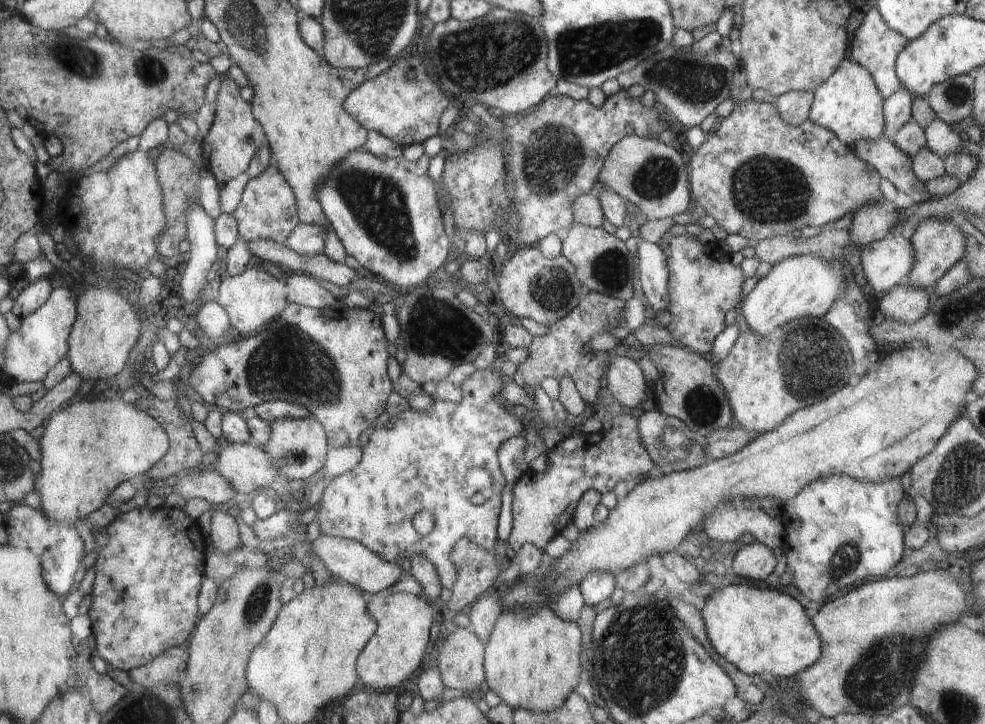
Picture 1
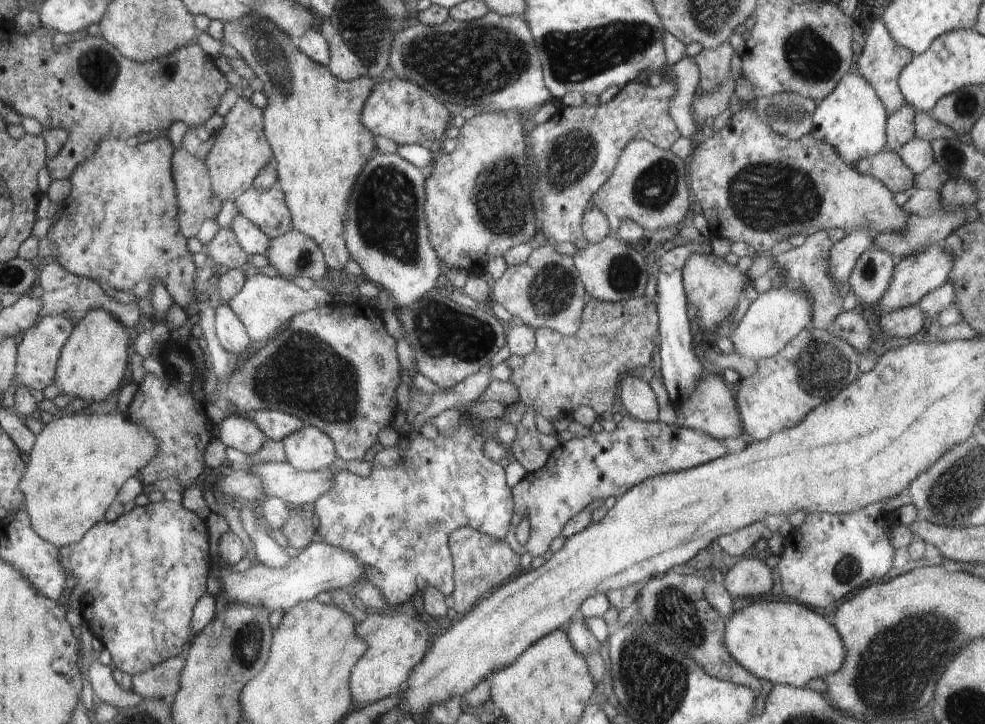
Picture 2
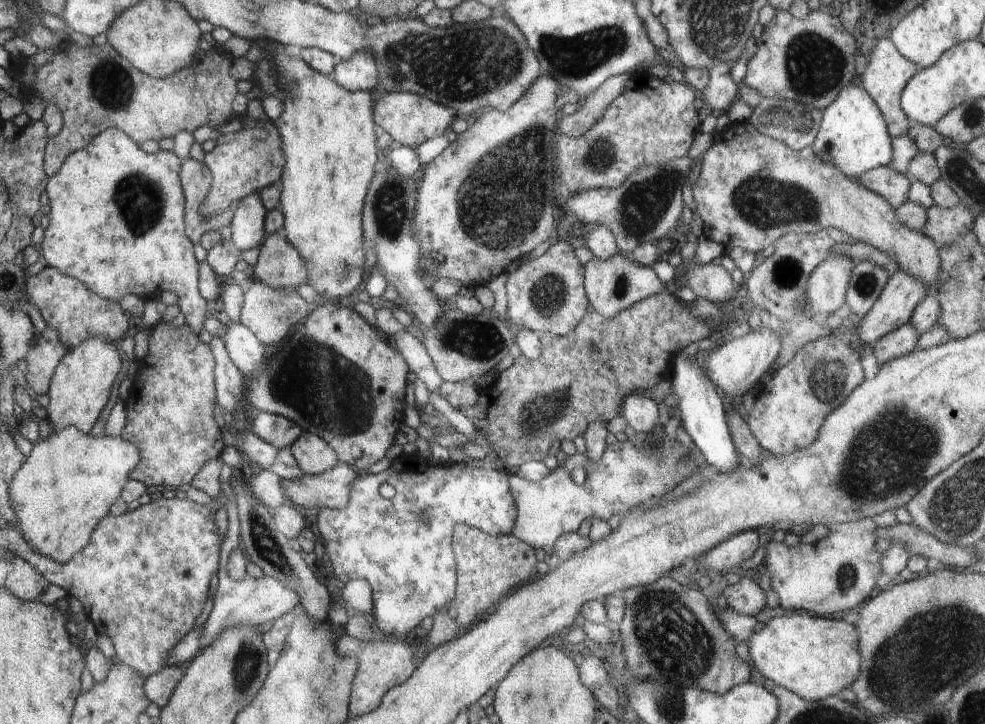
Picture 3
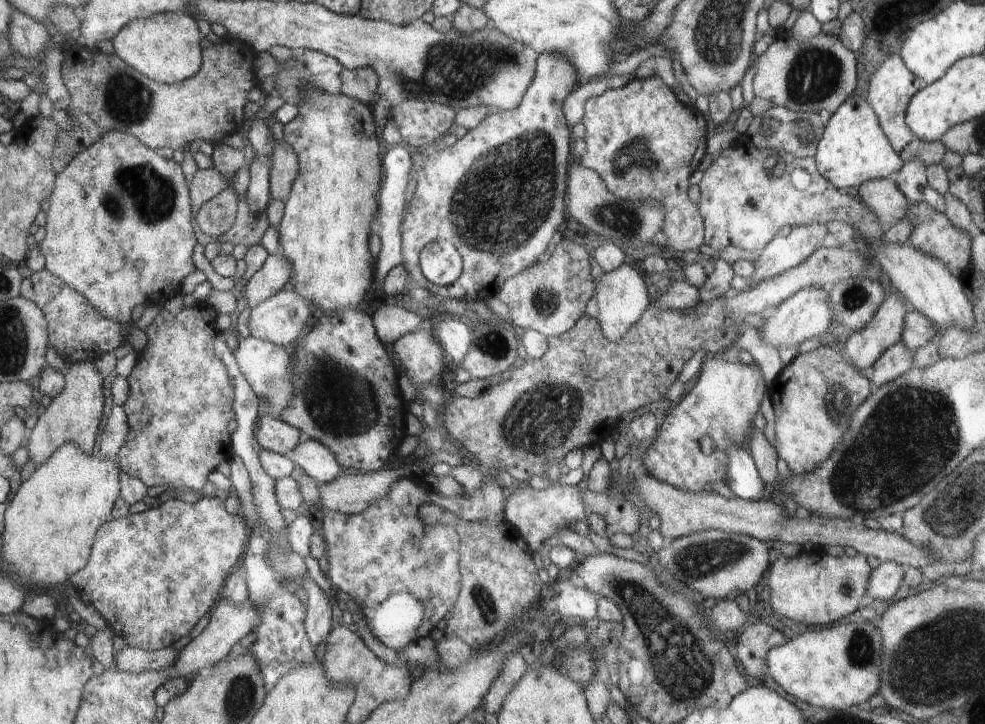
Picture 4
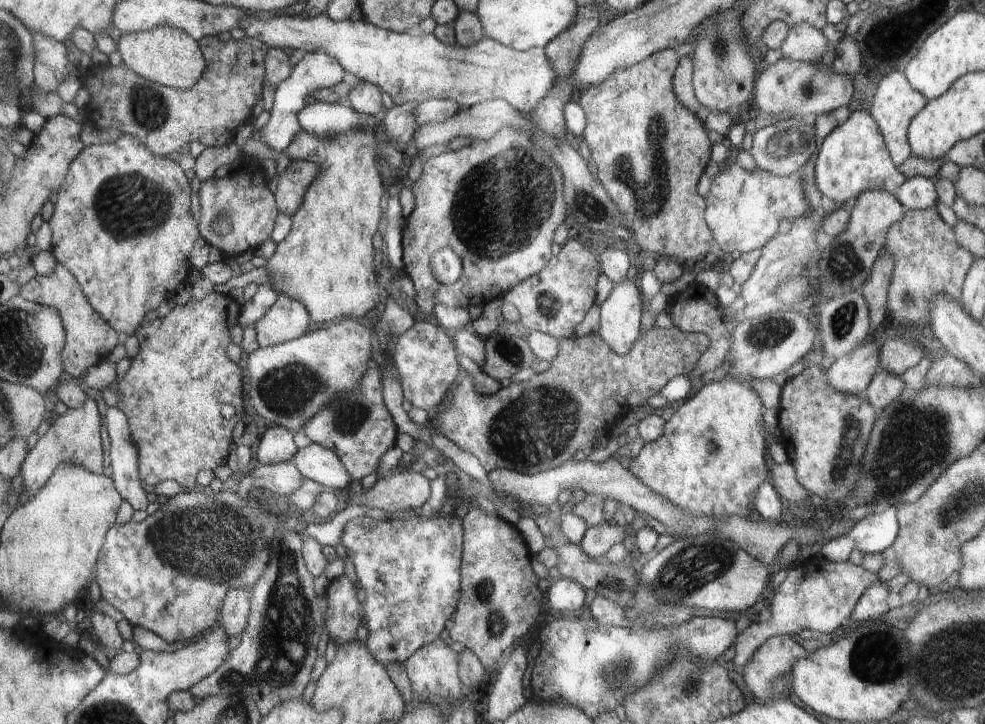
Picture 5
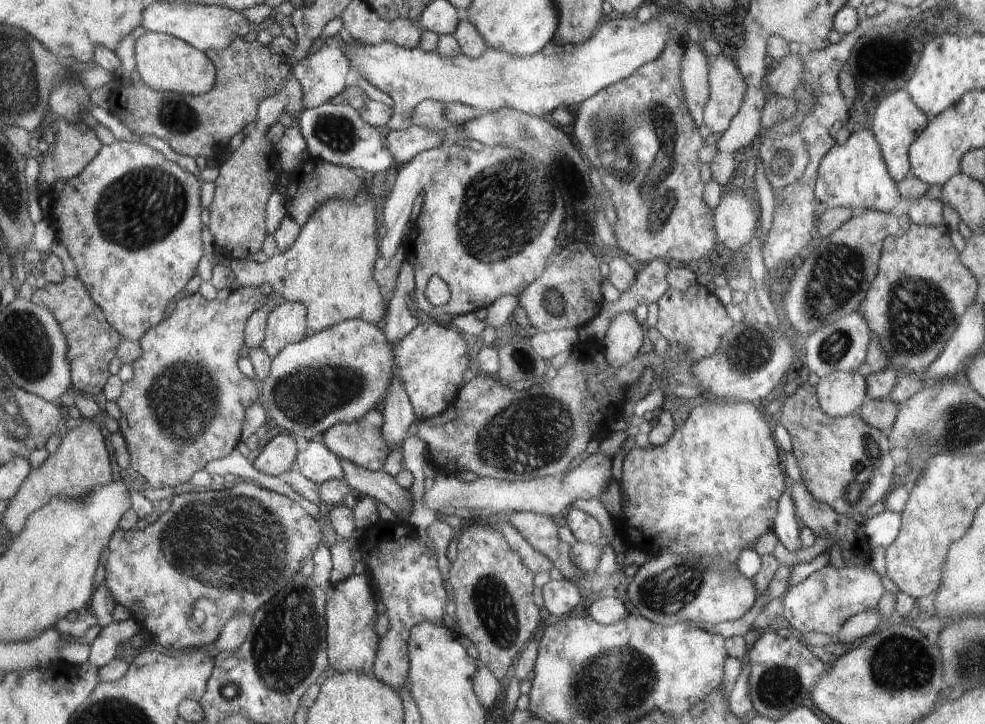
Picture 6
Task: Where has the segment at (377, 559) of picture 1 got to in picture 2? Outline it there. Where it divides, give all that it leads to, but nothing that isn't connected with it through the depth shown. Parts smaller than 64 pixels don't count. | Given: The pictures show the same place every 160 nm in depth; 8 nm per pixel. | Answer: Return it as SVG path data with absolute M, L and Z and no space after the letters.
M319 538L313 540L302 551L294 551L290 558L292 558L290 564L282 568L256 564L244 572L229 572L222 567L219 574L222 581L219 602L226 601L228 604L242 602L266 608L268 612L282 610L286 613L286 610L290 610L298 602L315 599L319 592L330 593L334 588L353 589L366 576L352 552L330 545Z

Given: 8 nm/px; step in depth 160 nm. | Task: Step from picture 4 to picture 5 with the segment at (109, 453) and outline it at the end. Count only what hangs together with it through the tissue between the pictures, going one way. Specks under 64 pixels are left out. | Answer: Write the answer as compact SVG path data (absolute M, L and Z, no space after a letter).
M116 406L108 407L105 421L111 442L111 479L123 500L128 501L134 510L145 510L149 503L147 494L140 485L138 447L130 437L128 419Z

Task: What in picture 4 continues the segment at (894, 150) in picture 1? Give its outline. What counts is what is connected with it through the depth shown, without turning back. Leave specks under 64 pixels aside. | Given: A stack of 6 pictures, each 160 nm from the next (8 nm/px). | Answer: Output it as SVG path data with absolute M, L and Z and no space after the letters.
M892 178L862 183L855 194L873 211L882 228L894 226L908 214L908 200Z

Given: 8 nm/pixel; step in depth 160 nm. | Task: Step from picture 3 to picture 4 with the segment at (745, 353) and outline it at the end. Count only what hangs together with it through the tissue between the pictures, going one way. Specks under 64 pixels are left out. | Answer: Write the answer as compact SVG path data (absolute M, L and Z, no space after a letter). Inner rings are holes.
M707 355L702 361L696 386L679 400L673 403L674 409L663 419L662 430L658 432L654 443L650 444L646 454L645 467L649 475L659 482L664 482L680 490L688 492L713 492L714 484L726 483L726 470L728 470L728 446L742 446L754 416L760 410L760 402L764 398L764 378L759 362L750 360L734 360L728 362L717 355ZM710 437L714 442L714 450L706 453L702 450L701 439Z

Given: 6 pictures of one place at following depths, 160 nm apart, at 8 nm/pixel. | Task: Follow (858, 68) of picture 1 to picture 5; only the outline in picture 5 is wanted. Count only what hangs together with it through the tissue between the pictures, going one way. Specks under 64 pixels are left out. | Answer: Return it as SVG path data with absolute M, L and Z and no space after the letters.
M855 110L842 124L837 125L822 142L817 150L816 163L814 166L815 184L821 195L836 201L840 205L854 201L866 190L887 191L894 195L896 188L901 188L907 180L900 167L894 165L892 156L884 143L882 132L878 129L874 118L866 110Z

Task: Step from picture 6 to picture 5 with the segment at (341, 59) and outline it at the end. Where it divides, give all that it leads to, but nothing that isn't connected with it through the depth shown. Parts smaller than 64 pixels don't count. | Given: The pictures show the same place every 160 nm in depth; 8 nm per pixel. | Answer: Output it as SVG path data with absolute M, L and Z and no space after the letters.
M308 52L292 69L290 76L276 86L274 102L270 112L270 119L260 128L254 122L254 138L265 143L271 150L282 151L293 142L294 136L302 129L298 122L298 112L306 106L306 98L319 88L332 88L343 79L345 69L332 56L318 52Z

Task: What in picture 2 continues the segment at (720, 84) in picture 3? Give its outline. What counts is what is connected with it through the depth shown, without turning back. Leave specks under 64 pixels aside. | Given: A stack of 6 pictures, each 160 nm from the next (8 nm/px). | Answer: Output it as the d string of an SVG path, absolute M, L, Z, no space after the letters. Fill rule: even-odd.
M724 42L716 48L703 48L700 55L693 56L701 73L697 87L700 92L712 92L718 88L718 80L722 82L731 71L732 55L732 46ZM665 78L656 88L634 80L622 89L616 89L615 97L606 104L591 106L584 103L577 108L562 105L550 121L538 126L532 125L530 136L531 144L534 144L535 175L538 176L536 190L542 192L542 218L546 218L543 234L550 234L548 238L542 238L544 242L568 242L580 251L589 246L581 228L584 210L590 204L590 200L593 200L594 192L610 180L619 157L631 141L641 139L656 145L657 148L671 151L670 146L681 137L676 122L670 118L670 98L676 94L676 88L676 82L671 78Z

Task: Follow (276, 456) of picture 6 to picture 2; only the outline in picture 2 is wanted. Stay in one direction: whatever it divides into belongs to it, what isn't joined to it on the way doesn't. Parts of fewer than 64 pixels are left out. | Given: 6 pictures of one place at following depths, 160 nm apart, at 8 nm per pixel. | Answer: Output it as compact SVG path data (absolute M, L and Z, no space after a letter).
M258 410L253 414L254 424L272 440L284 440L286 436L298 432L302 428L302 420L286 412L278 410Z

